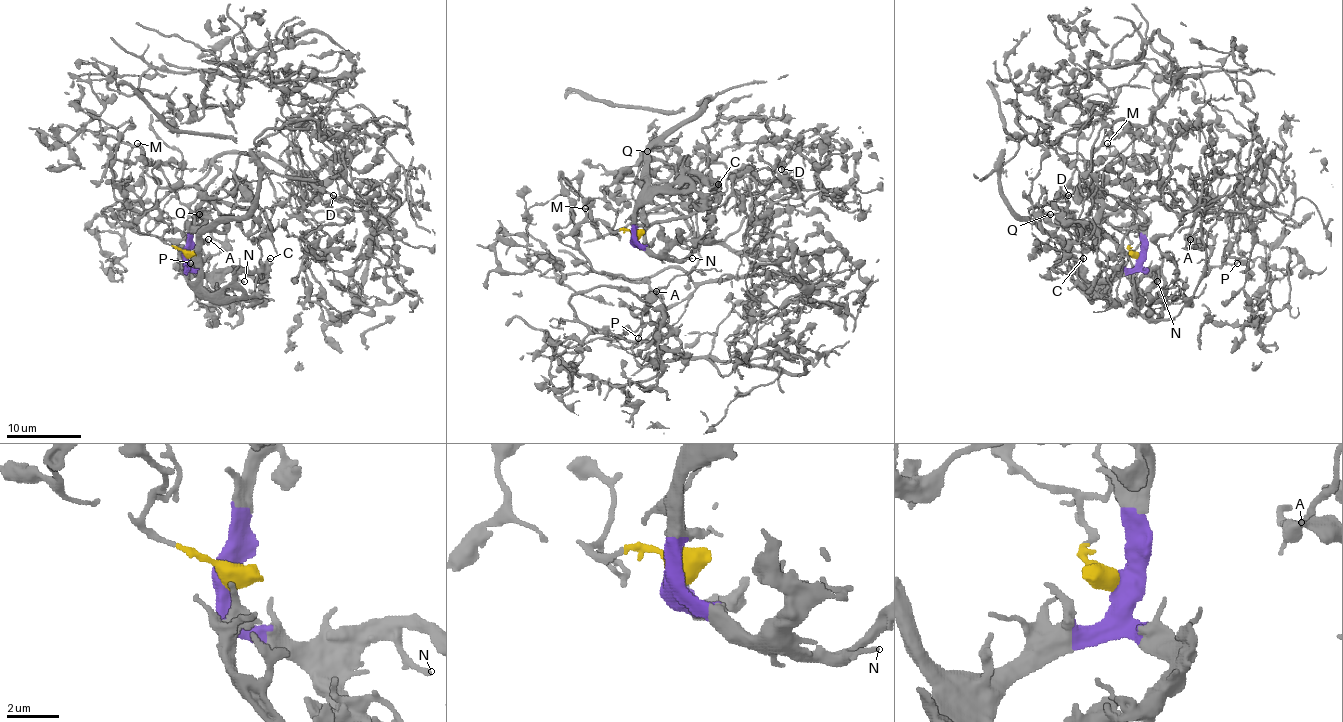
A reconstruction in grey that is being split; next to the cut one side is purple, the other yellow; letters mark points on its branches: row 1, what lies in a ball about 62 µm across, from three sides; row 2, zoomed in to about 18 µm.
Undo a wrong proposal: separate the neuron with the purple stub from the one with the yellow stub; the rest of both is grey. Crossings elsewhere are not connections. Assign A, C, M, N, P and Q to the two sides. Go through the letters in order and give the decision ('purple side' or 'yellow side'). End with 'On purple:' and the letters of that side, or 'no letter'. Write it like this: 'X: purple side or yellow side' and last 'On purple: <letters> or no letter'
A: yellow side
C: purple side
M: yellow side
N: purple side
P: yellow side
Q: purple side
On purple: C, N, Q

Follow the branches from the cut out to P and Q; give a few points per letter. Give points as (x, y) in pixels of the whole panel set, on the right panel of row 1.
P: (1139, 256), (1098, 209), (1130, 226), (1182, 185), (1239, 194), (1237, 263)
Q: (1139, 256), (1144, 219), (1133, 209), (1118, 207), (1091, 219), (1083, 226), (1078, 226), (1065, 213), (1050, 215)

